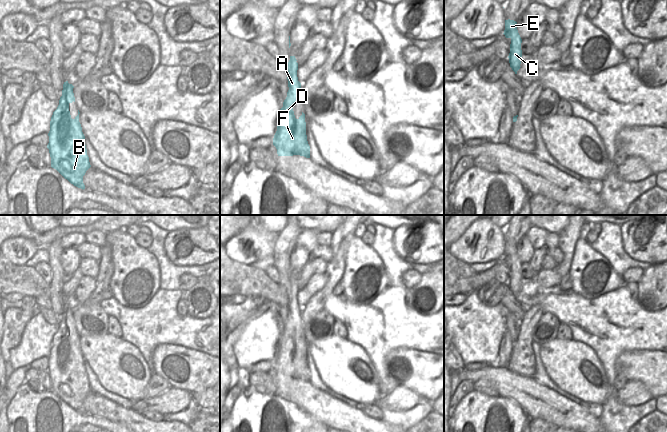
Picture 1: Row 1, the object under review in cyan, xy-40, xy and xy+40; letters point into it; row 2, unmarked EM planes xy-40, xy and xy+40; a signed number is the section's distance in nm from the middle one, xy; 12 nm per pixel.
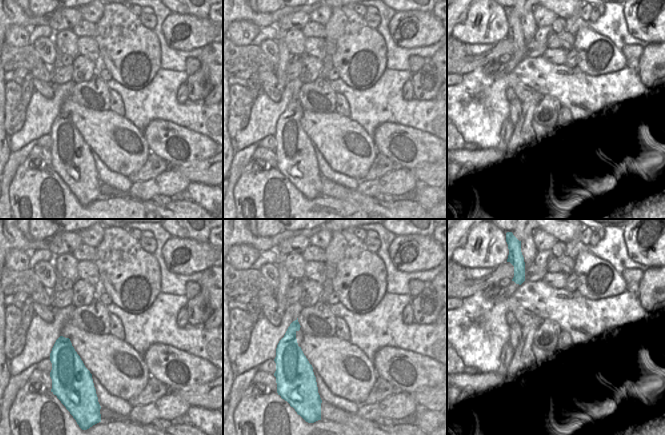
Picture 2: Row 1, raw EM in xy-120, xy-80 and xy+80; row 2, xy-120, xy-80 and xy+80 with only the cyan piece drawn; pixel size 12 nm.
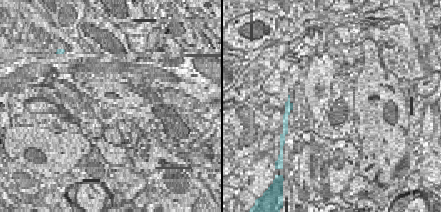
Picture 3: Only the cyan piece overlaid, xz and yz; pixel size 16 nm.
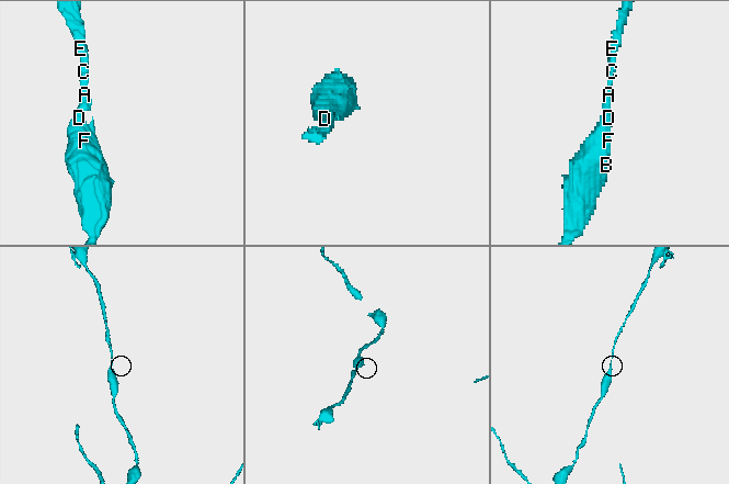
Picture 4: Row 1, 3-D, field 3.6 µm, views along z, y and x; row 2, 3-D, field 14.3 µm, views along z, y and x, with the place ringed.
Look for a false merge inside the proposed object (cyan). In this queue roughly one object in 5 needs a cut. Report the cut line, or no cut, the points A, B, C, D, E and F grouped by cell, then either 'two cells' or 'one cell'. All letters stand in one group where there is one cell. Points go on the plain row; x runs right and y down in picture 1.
cut none; groups A B C D E F; one cell

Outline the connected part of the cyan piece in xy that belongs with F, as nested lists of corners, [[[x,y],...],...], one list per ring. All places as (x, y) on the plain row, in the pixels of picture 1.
[[[290,280],[287,288],[287,304],[289,314],[278,338],[277,355],[273,362],[273,369],[278,380],[300,379],[310,382],[310,370],[306,359],[305,338],[296,343],[293,328],[301,326],[302,312],[298,305],[298,287],[295,280]]]

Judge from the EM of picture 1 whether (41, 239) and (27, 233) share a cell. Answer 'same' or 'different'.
same

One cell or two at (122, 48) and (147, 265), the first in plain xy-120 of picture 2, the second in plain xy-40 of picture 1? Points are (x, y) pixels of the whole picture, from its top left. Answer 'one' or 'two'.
one

